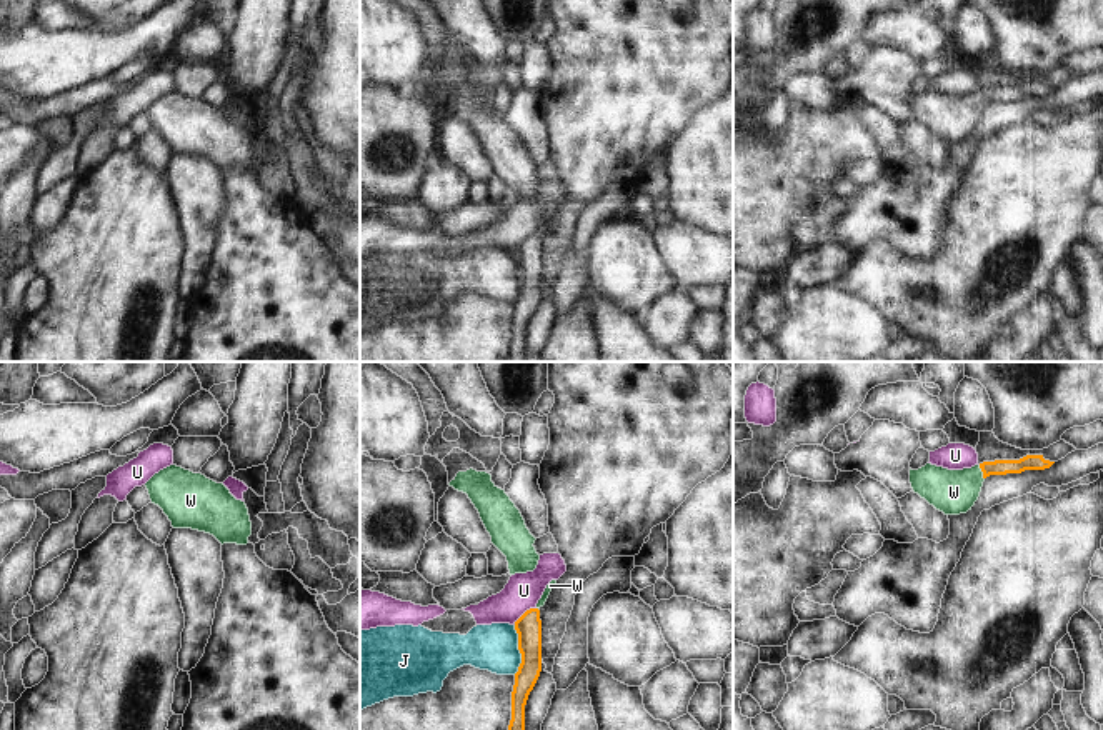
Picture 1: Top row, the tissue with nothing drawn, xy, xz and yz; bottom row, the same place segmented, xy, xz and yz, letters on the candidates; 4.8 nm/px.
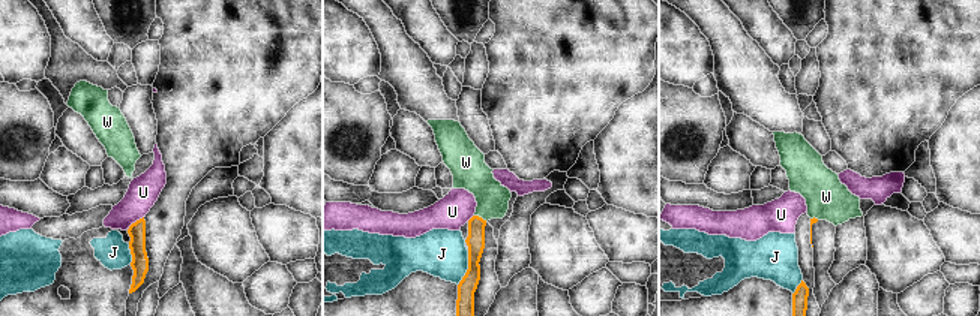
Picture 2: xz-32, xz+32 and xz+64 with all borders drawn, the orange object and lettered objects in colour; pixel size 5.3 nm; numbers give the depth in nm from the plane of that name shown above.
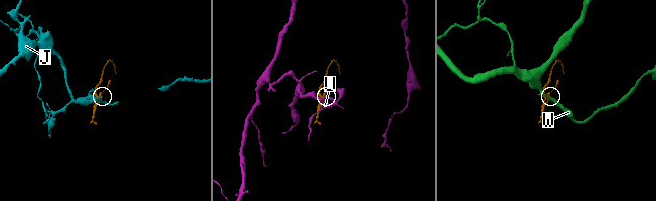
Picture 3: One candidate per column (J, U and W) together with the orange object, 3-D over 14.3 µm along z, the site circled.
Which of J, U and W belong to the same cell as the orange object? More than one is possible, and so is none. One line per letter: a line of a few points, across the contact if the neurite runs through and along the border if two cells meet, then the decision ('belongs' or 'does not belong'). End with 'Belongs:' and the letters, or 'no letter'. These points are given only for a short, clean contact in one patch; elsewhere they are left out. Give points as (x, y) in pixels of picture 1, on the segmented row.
J: does not belong
U: does not belong
W: line yz (1030, 462), (982, 470), (953, 492); belongs
Belongs: W

